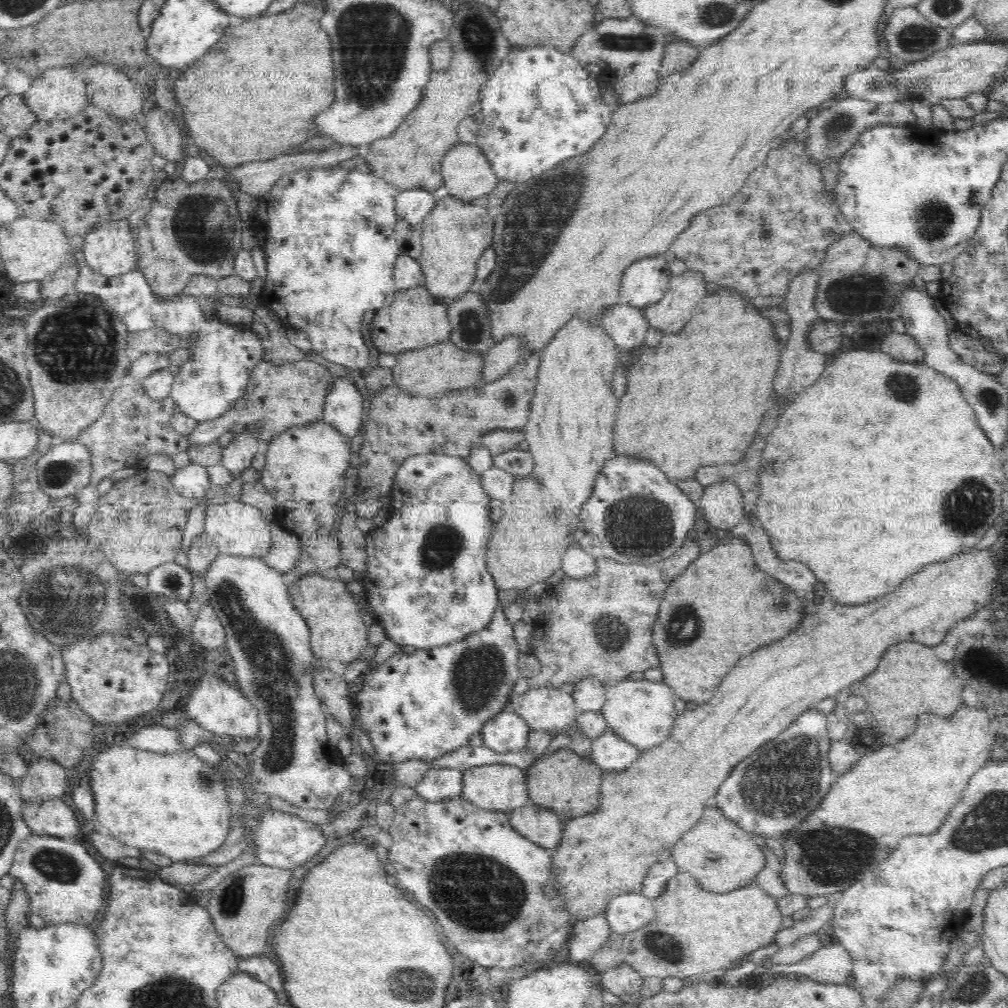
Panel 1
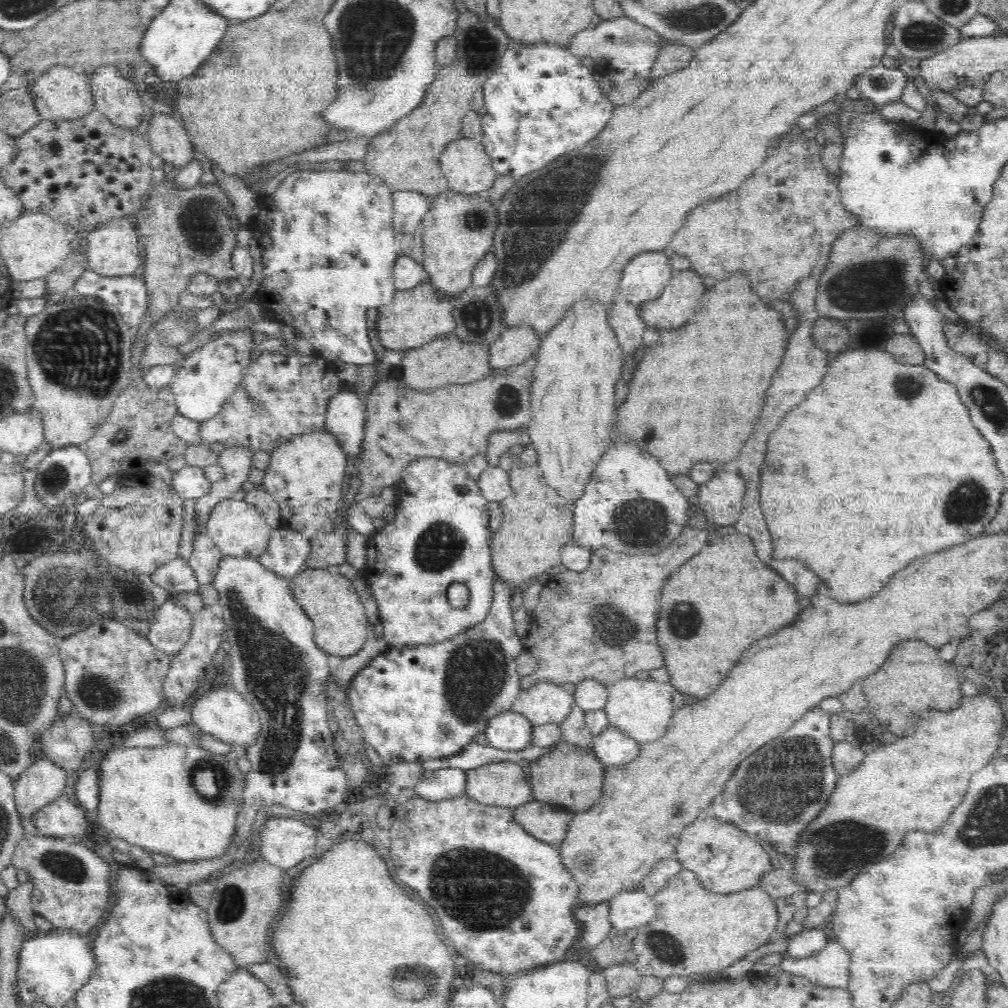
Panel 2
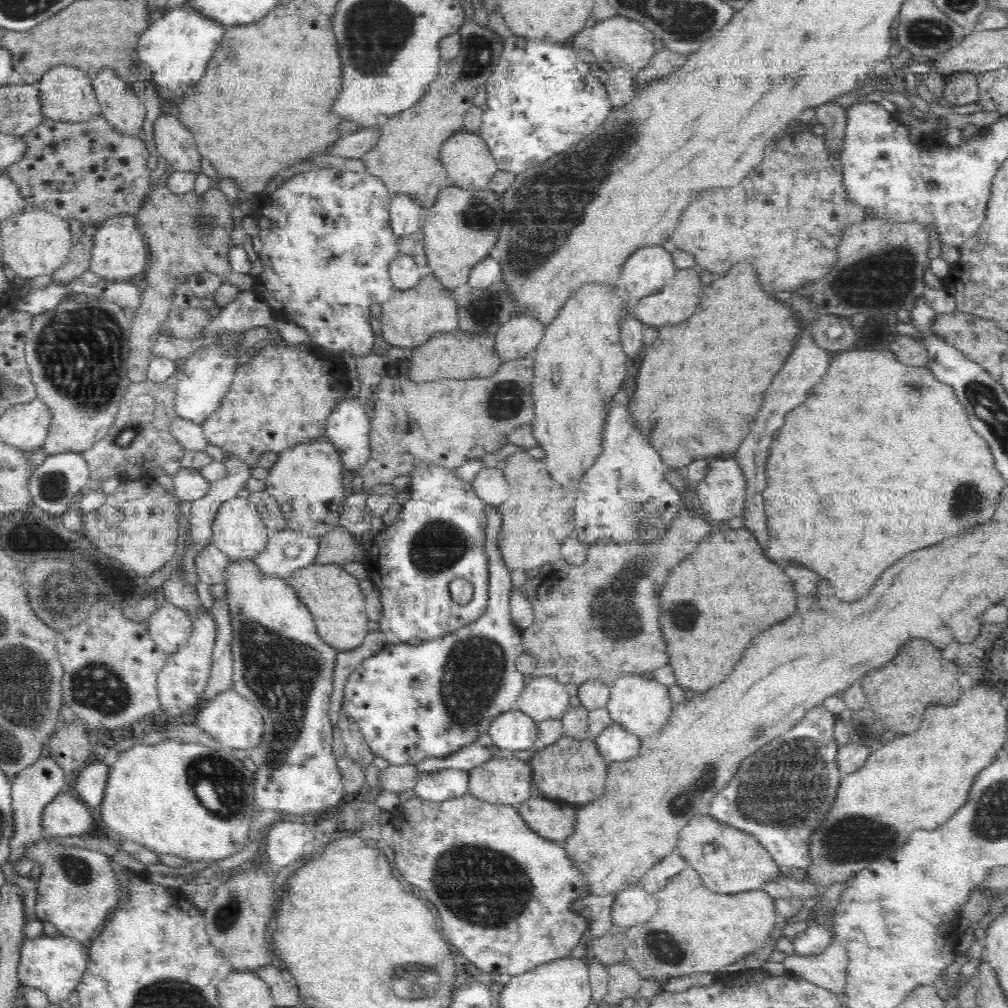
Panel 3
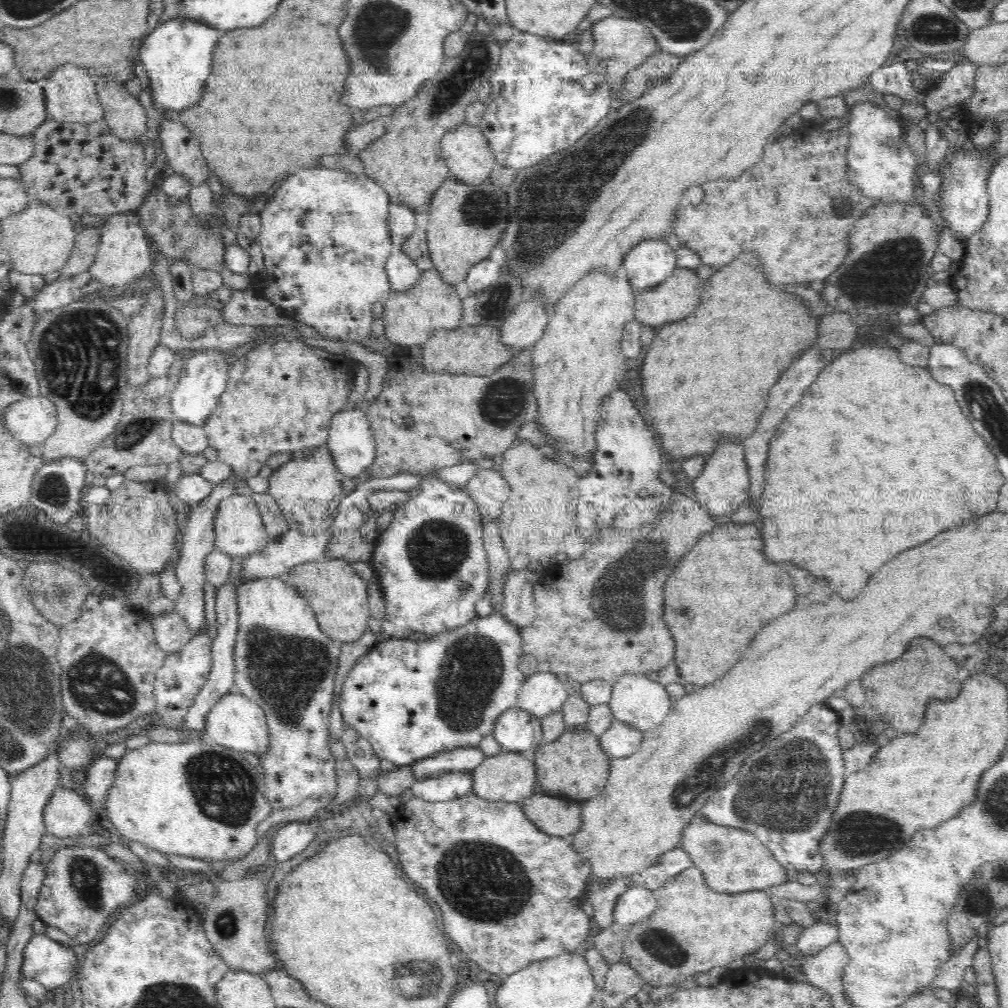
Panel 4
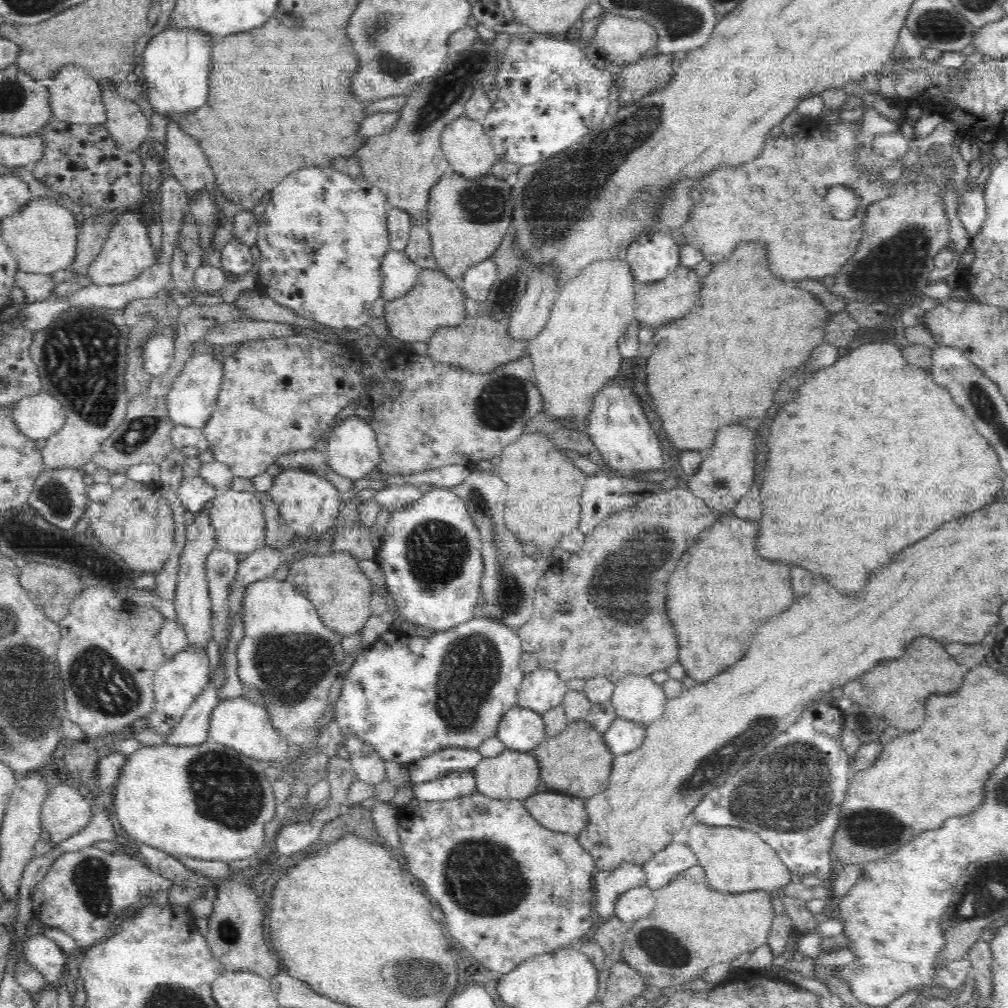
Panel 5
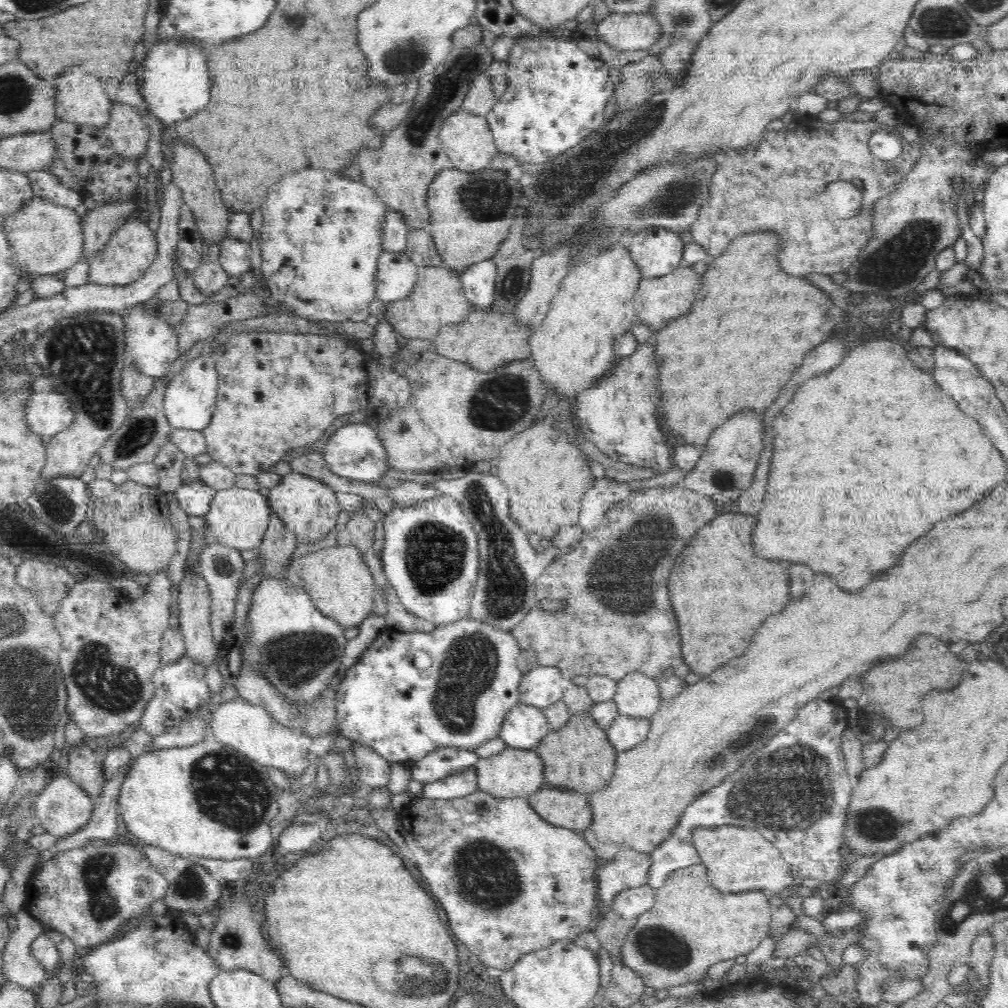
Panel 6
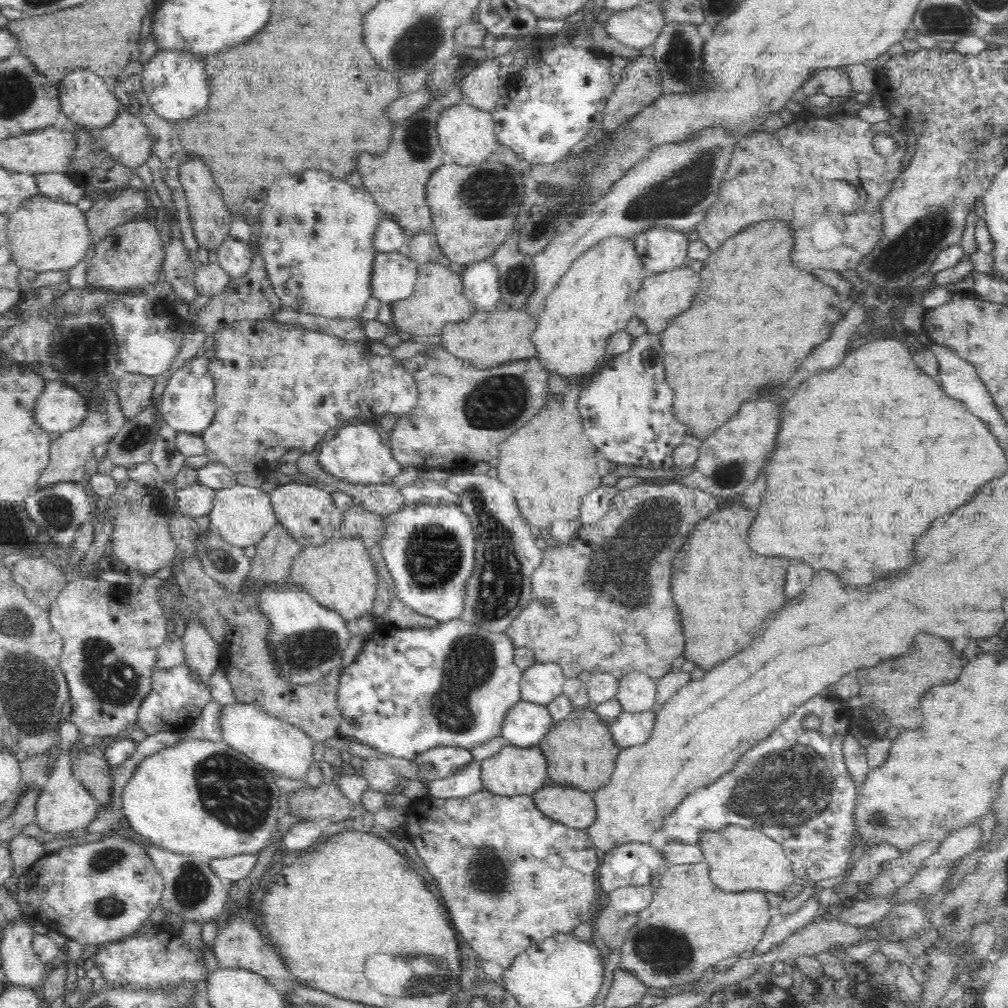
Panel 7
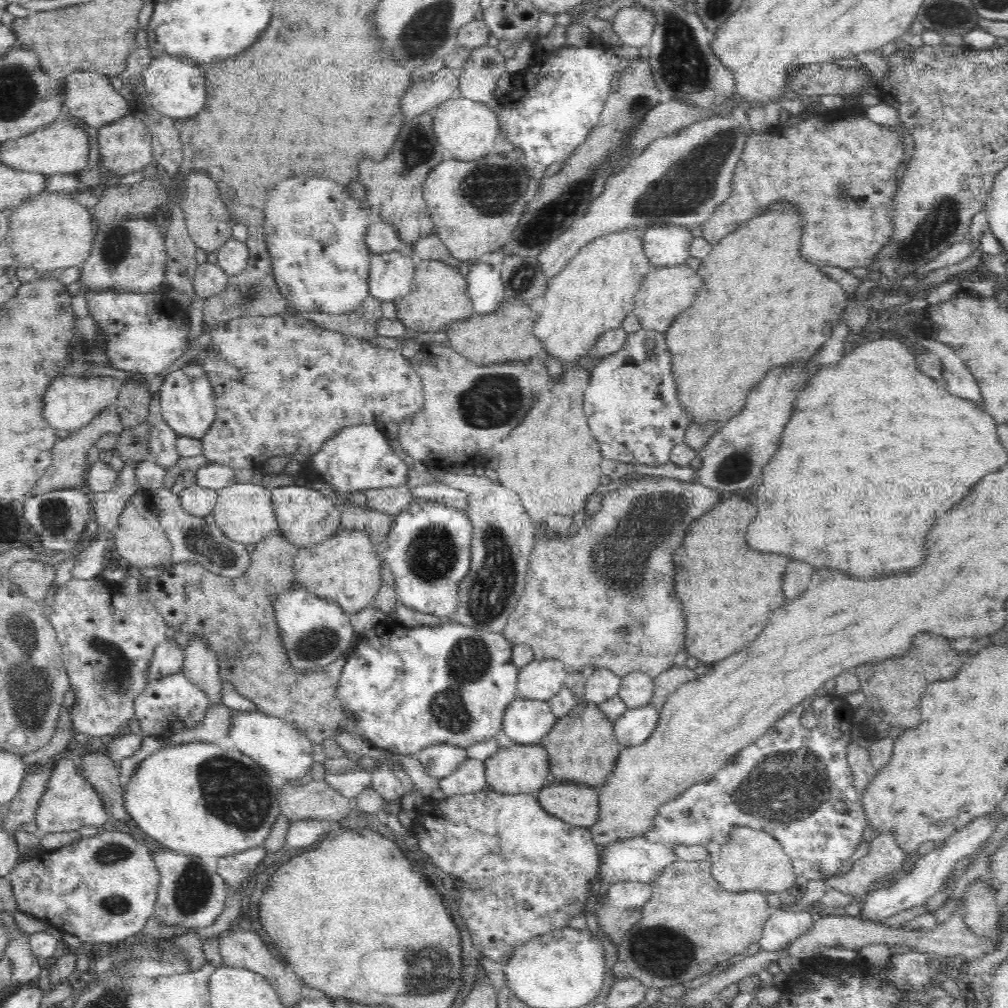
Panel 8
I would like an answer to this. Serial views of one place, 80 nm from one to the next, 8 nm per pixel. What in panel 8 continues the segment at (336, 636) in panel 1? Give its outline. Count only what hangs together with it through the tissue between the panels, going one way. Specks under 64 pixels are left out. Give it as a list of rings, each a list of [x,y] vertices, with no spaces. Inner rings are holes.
[[[366,531],[336,532],[318,545],[302,547],[294,560],[296,586],[304,587],[310,594],[341,606],[348,613],[360,612],[368,607],[381,587],[381,556],[377,546],[370,543]]]

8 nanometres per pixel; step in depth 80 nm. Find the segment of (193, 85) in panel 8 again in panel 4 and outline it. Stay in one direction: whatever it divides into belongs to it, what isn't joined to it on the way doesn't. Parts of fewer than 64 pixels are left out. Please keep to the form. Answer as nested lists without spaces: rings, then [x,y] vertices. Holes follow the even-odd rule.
[[[177,16],[158,23],[142,38],[139,57],[150,78],[156,108],[181,111],[198,104],[204,92],[204,82],[210,76],[215,46],[221,33],[212,26]]]

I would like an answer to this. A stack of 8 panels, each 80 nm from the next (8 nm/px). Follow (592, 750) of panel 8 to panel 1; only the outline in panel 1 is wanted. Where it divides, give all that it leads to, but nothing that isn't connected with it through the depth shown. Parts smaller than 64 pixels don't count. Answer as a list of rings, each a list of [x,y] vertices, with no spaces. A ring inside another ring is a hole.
[[[556,744],[541,759],[525,770],[527,793],[533,804],[550,809],[565,822],[578,816],[594,813],[600,798],[604,771],[589,758],[578,756],[569,746]]]

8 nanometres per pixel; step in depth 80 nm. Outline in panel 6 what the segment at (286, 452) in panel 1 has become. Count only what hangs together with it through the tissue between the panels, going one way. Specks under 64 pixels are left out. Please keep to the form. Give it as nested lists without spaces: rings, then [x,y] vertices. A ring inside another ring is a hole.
[[[300,473],[281,477],[280,484],[269,490],[268,499],[271,510],[294,532],[299,544],[315,544],[324,540],[336,526],[341,511],[335,490],[318,479]]]

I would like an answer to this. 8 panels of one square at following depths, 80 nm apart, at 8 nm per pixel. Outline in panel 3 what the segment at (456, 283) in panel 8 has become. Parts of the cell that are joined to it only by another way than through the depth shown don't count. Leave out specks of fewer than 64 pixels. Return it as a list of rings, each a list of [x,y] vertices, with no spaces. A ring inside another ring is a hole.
[[[430,272],[422,277],[414,288],[406,290],[394,290],[390,294],[390,300],[381,303],[381,333],[388,345],[411,349],[429,342],[436,333],[454,331],[459,326],[457,315],[456,297],[452,295],[452,290],[444,288],[435,275]]]

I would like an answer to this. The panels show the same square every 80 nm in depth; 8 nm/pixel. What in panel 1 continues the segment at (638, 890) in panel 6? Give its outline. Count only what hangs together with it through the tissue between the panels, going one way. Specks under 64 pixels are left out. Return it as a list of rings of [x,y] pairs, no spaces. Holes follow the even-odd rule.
[[[640,891],[616,895],[604,913],[611,932],[625,936],[647,925],[656,916],[650,898],[644,898]]]

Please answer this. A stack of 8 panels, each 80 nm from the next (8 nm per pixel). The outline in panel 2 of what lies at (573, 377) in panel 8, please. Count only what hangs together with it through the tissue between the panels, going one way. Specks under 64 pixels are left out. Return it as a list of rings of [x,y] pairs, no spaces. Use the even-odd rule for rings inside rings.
[[[539,466],[528,470],[514,468],[508,474],[514,492],[499,502],[504,508],[504,522],[500,530],[492,534],[489,544],[495,578],[512,586],[512,582],[526,582],[561,564],[564,544],[572,538],[572,504],[548,486]]]

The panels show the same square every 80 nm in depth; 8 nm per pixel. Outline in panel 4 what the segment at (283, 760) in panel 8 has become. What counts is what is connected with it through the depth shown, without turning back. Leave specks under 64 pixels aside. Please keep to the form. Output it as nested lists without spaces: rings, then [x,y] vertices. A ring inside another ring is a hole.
[[[231,691],[226,693],[206,714],[206,739],[231,749],[263,755],[269,747],[269,730],[265,712],[255,702]]]

